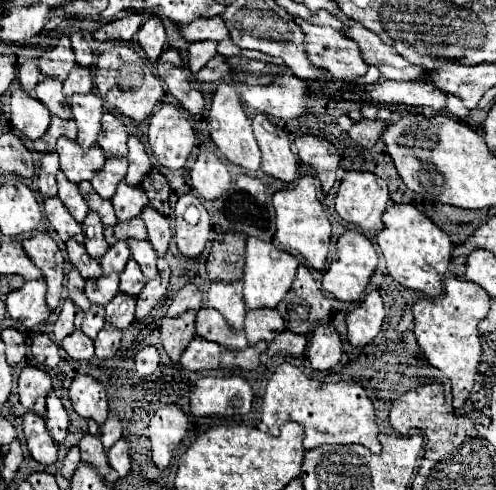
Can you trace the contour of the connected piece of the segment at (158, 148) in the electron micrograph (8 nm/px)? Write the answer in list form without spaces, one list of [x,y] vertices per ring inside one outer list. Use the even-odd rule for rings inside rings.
[[[161,105],[149,117],[149,149],[167,169],[183,169],[195,145],[191,119],[181,107]]]

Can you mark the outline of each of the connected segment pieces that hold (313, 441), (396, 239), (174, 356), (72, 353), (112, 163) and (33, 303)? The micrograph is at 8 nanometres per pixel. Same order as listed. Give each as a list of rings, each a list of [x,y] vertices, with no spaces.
[[[283,363],[277,367],[277,371],[267,383],[261,417],[263,417],[261,421],[267,427],[277,427],[287,421],[301,423],[305,427],[305,449],[313,449],[327,443],[337,443],[337,445],[359,443],[367,447],[371,453],[381,453],[373,403],[367,397],[365,389],[357,383],[313,381],[305,377],[297,367]]]
[[[391,205],[383,213],[385,229],[377,235],[377,245],[387,261],[389,275],[403,287],[421,291],[429,297],[443,293],[443,275],[451,261],[453,243],[445,231],[441,231],[431,219],[427,219],[413,205]]]
[[[187,311],[179,319],[163,319],[159,331],[165,353],[173,363],[177,363],[195,337],[195,311]]]
[[[75,331],[73,335],[69,335],[69,339],[63,339],[59,345],[67,351],[67,357],[73,361],[91,361],[93,359],[93,341],[87,335],[83,335],[81,331]]]
[[[107,159],[103,171],[99,171],[99,175],[95,175],[95,179],[91,181],[91,187],[99,197],[111,199],[115,195],[117,185],[125,179],[125,173],[127,159]]]
[[[43,279],[27,281],[19,291],[13,291],[5,297],[7,313],[11,319],[21,321],[27,329],[33,329],[35,325],[49,319],[51,311],[45,305],[45,289],[47,285]]]

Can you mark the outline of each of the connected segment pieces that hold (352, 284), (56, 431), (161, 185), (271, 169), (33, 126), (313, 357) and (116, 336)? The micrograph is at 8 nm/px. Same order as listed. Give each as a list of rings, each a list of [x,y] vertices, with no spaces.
[[[345,231],[335,243],[335,253],[329,257],[329,269],[323,275],[323,289],[339,301],[357,303],[361,301],[365,287],[377,269],[377,263],[379,263],[379,255],[371,245],[371,241],[359,231]]]
[[[51,393],[47,397],[47,417],[45,417],[47,429],[51,433],[51,437],[55,439],[57,445],[63,445],[65,437],[67,437],[67,425],[69,425],[69,415],[65,411],[65,407],[61,405],[61,399]]]
[[[157,169],[147,175],[141,189],[147,193],[153,209],[157,209],[161,215],[169,215],[169,183]]]
[[[267,115],[253,117],[253,133],[263,153],[261,171],[285,183],[297,179],[297,159],[291,153],[291,143],[287,133],[271,123]]]
[[[23,89],[11,93],[11,125],[31,141],[45,135],[51,123],[51,113],[37,99],[29,97]]]
[[[319,323],[311,335],[307,359],[315,371],[327,371],[341,359],[341,339],[331,323]]]
[[[103,327],[95,339],[95,357],[109,359],[113,357],[121,347],[121,331],[115,331],[115,327]]]

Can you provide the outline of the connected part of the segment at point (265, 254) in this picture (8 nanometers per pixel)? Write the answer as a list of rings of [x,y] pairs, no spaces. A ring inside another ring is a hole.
[[[249,237],[247,247],[245,247],[245,275],[243,275],[243,285],[245,285],[243,295],[245,295],[247,311],[261,309],[261,307],[273,309],[283,299],[283,295],[291,289],[297,267],[299,267],[297,257],[293,257],[285,251],[279,251],[275,245],[267,243],[267,241]]]

